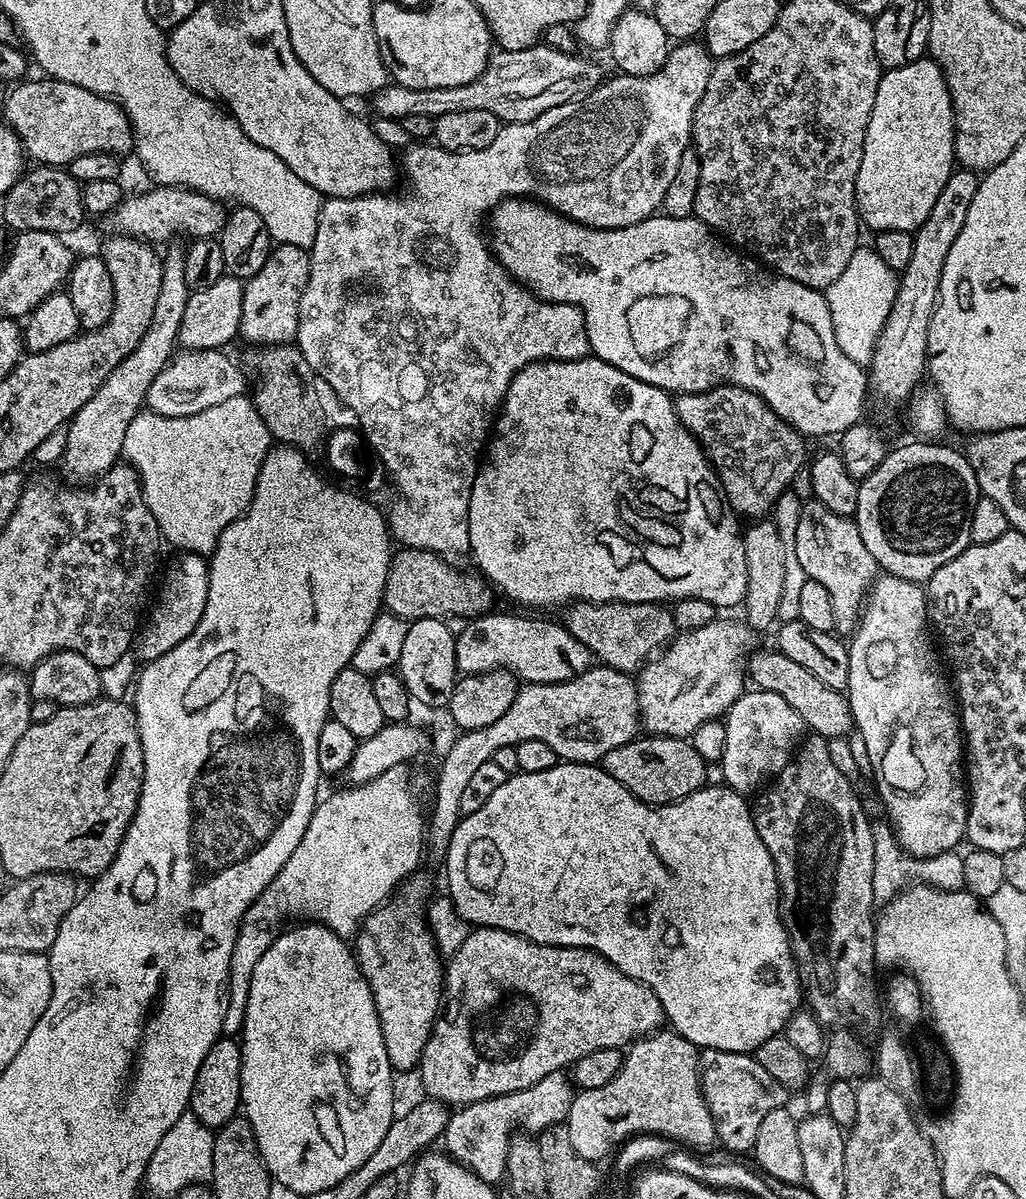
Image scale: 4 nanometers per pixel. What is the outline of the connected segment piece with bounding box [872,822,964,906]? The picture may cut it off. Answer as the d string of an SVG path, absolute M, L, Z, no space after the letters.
M873 823L874 834L874 898L876 904L883 906L891 902L909 885L928 884L931 888L956 890L964 882L964 858L959 851L953 850L933 856L912 856L896 841L887 823Z

